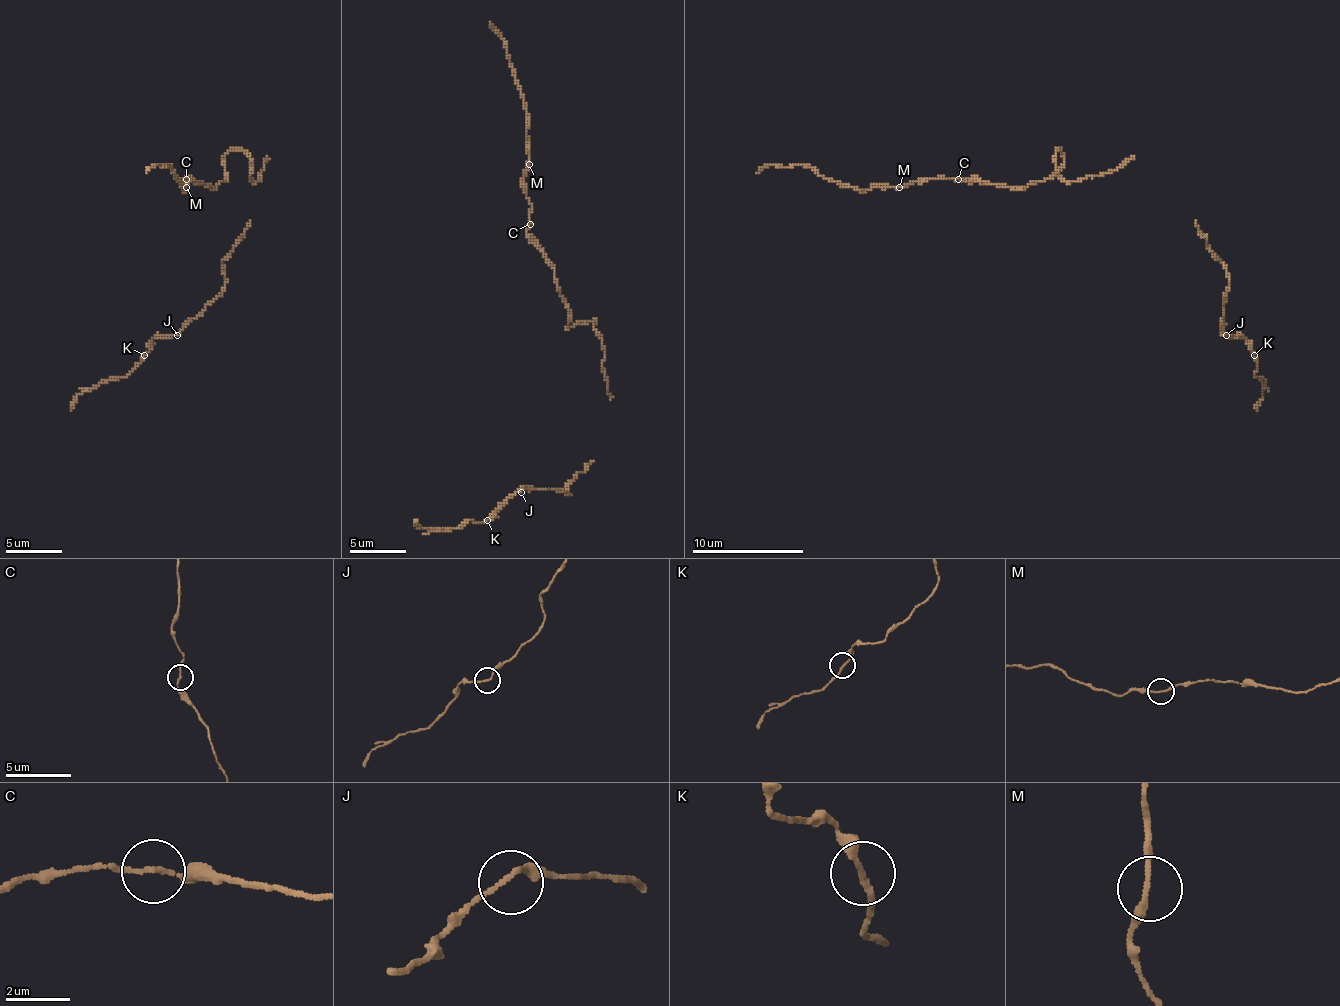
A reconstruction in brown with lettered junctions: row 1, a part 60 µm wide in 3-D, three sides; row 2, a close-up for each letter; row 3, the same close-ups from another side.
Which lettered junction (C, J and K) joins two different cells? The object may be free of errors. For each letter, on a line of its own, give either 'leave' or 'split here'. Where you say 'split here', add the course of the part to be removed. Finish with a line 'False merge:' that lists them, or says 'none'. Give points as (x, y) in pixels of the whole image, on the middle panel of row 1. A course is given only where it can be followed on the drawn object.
C: leave
J: leave
K: leave
False merge: none

